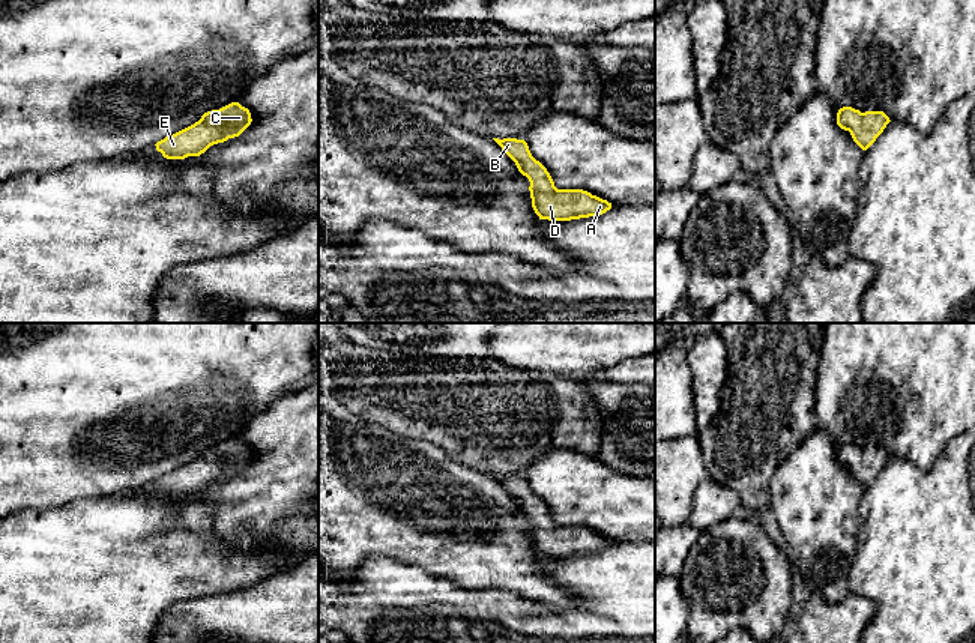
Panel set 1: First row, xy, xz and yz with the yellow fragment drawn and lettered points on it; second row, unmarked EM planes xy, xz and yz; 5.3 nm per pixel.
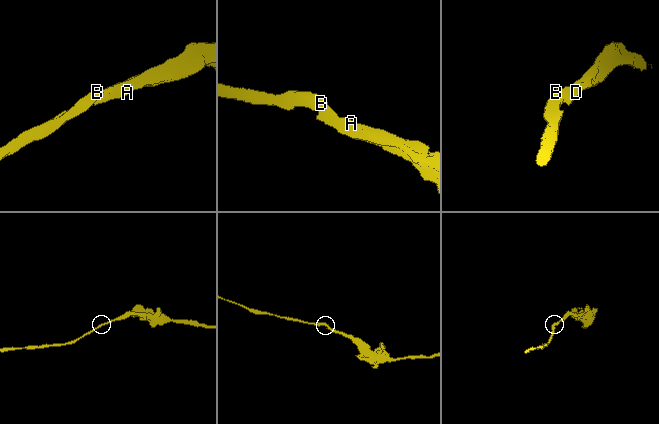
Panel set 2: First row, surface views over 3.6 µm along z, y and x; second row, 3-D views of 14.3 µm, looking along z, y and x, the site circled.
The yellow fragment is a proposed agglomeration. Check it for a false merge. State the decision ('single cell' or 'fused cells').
single cell

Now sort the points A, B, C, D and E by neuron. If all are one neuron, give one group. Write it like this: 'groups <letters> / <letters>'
groups A B C D E

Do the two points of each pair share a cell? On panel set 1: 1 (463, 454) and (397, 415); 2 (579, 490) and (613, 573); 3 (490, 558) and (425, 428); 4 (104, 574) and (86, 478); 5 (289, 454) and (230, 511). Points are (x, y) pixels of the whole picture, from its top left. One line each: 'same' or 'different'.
1: same
2: different
3: different
4: different
5: same

